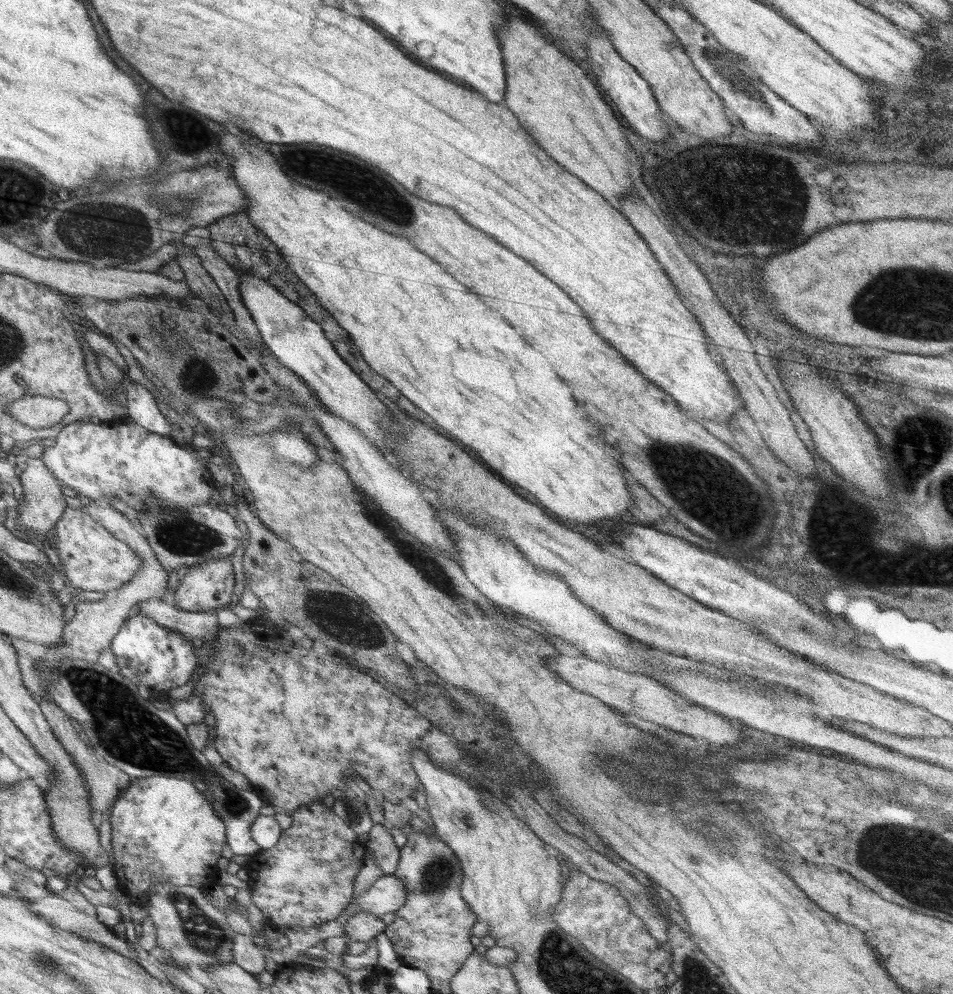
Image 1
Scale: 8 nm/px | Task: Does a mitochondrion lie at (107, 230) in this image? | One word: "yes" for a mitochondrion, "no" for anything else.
yes

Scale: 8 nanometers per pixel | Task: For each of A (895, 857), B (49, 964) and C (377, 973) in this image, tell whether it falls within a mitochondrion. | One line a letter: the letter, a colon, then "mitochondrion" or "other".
A: mitochondrion
B: mitochondrion
C: other

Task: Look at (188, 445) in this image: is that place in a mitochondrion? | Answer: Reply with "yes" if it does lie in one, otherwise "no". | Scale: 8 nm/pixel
no

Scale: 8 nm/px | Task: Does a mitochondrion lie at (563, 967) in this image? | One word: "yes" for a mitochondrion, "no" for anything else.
yes

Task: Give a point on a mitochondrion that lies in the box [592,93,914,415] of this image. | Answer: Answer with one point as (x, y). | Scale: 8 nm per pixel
(727, 197)

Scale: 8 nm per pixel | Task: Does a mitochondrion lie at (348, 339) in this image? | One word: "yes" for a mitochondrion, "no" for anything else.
no

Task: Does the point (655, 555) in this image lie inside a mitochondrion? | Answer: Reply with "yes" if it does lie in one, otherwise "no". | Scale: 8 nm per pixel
no

